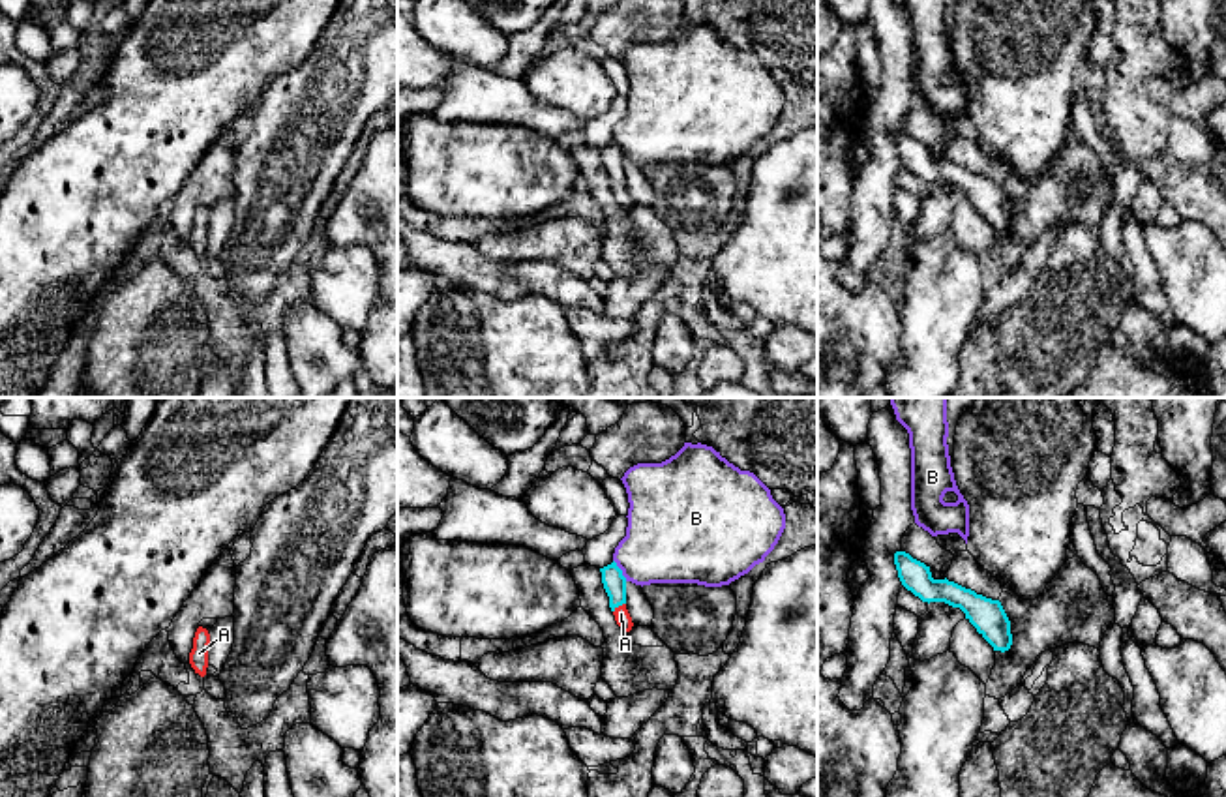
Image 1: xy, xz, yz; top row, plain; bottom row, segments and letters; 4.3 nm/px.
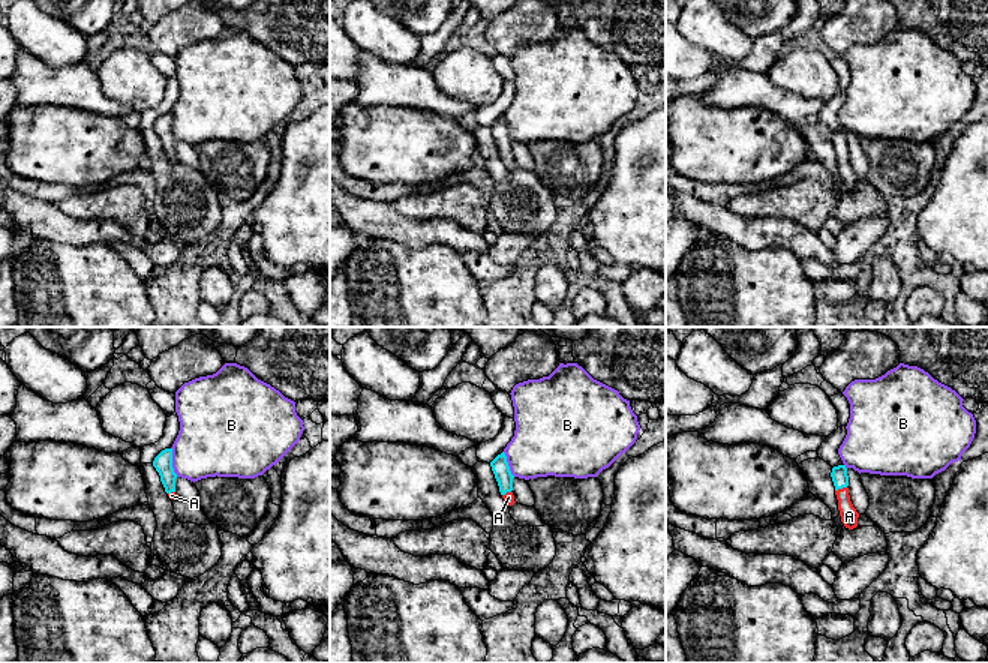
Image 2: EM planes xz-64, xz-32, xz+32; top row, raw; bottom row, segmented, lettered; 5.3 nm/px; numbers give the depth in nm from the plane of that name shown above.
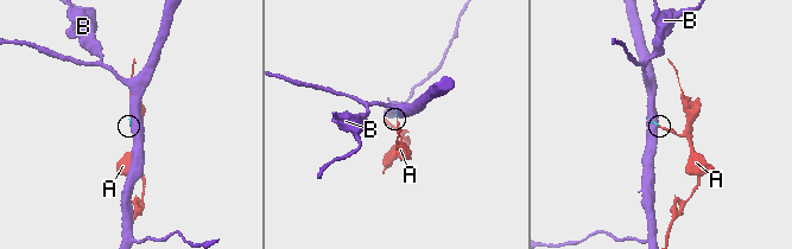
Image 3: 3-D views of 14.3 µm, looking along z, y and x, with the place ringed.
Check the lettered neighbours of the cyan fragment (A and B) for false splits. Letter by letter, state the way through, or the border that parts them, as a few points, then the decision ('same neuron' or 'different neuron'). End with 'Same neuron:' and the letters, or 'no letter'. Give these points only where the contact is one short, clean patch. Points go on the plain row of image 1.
A: way xz (613, 162), (619, 184), (621, 194); same neuron
B: different neuron
Same neuron: A

